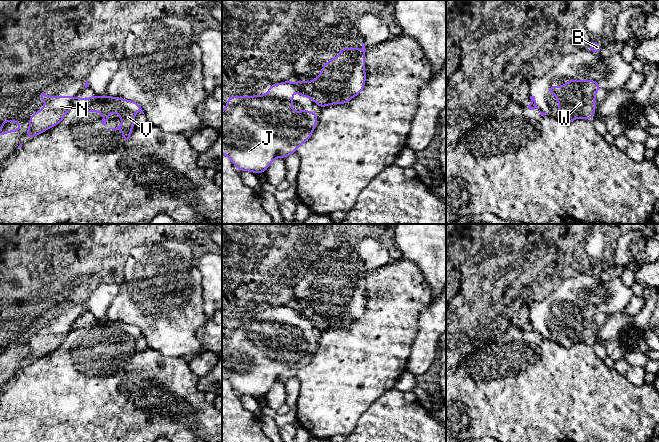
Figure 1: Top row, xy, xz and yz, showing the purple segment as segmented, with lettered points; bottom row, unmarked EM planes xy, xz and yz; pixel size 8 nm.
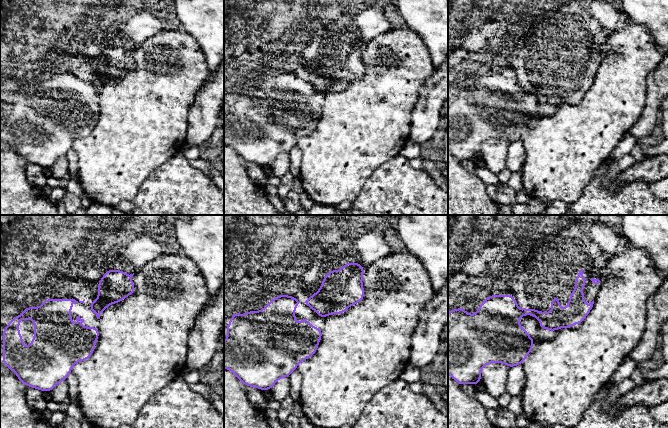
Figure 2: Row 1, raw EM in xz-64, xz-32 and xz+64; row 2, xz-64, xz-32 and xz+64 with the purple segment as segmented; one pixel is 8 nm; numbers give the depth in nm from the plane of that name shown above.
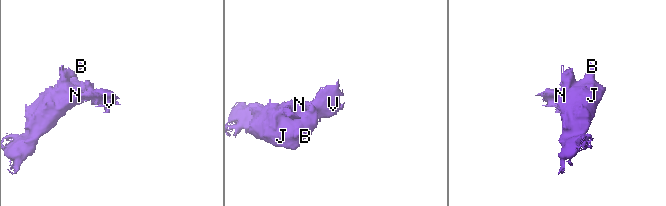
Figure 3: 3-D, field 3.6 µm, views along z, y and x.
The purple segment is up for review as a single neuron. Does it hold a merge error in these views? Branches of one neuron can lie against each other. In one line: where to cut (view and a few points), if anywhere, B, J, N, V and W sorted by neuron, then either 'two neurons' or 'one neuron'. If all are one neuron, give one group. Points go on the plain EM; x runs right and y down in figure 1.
xz (292, 307), (308, 320) | B J N W / V | two neurons

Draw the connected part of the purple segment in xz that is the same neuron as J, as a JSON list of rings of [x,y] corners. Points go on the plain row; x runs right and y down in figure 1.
[[[283,305],[280,308],[270,308],[269,315],[265,319],[230,320],[225,325],[228,330],[222,336],[222,378],[227,379],[237,393],[255,398],[264,397],[277,381],[285,383],[310,363],[318,347],[317,337],[307,333],[294,336],[292,333],[294,315],[302,322],[308,321],[291,305]]]

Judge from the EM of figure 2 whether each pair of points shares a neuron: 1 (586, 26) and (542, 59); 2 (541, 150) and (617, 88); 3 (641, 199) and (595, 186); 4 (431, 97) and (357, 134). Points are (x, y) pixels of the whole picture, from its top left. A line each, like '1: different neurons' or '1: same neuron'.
1: same neuron
2: same neuron
3: same neuron
4: different neurons

